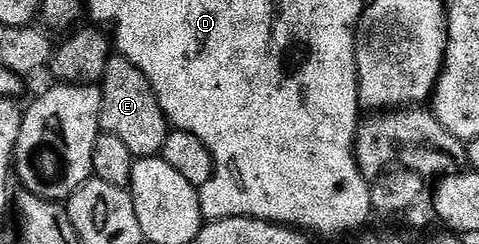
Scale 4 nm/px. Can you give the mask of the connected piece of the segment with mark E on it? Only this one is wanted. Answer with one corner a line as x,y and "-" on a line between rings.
110,55
105,67
105,77
99,81
99,87
101,90
101,132
115,134
115,138
121,139
135,158
153,158
161,153
163,142
167,142
169,137
171,125
151,90
151,82
147,82
147,78
140,70
125,56

